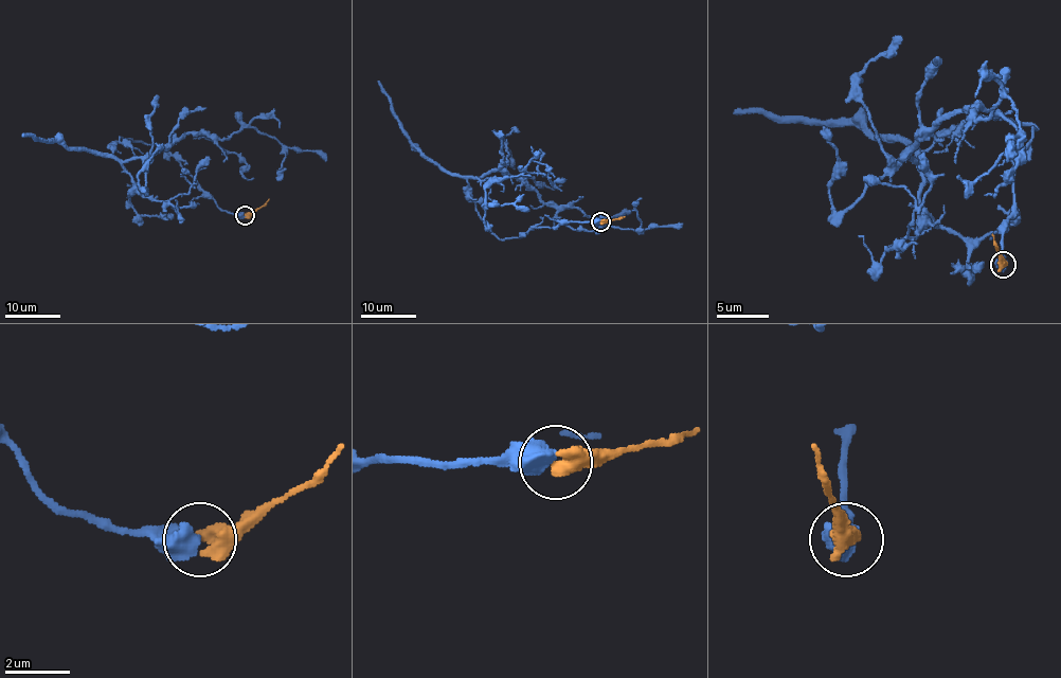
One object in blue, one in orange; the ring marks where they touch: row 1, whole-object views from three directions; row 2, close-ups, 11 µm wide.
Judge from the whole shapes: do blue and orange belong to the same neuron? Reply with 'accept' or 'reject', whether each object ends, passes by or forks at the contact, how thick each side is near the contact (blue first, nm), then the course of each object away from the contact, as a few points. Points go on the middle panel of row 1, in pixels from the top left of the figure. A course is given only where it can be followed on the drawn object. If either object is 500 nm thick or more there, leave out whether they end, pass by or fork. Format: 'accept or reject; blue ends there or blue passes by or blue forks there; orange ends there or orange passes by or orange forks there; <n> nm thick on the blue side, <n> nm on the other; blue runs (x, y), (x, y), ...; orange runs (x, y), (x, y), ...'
accept; 650 nm thick on the blue side, 600 nm on the other; blue runs (600, 221), (562, 221), (500, 239), (467, 181), (505, 171), (544, 202), (637, 231), (642, 198); orange runs (600, 221), (625, 216)

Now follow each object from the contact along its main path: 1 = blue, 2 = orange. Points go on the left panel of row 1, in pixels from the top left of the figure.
1: (245, 214), (222, 211), (161, 146), (120, 138), (111, 154), (129, 161), (189, 134), (255, 128), (286, 167)
2: (245, 214), (254, 213), (269, 199)

